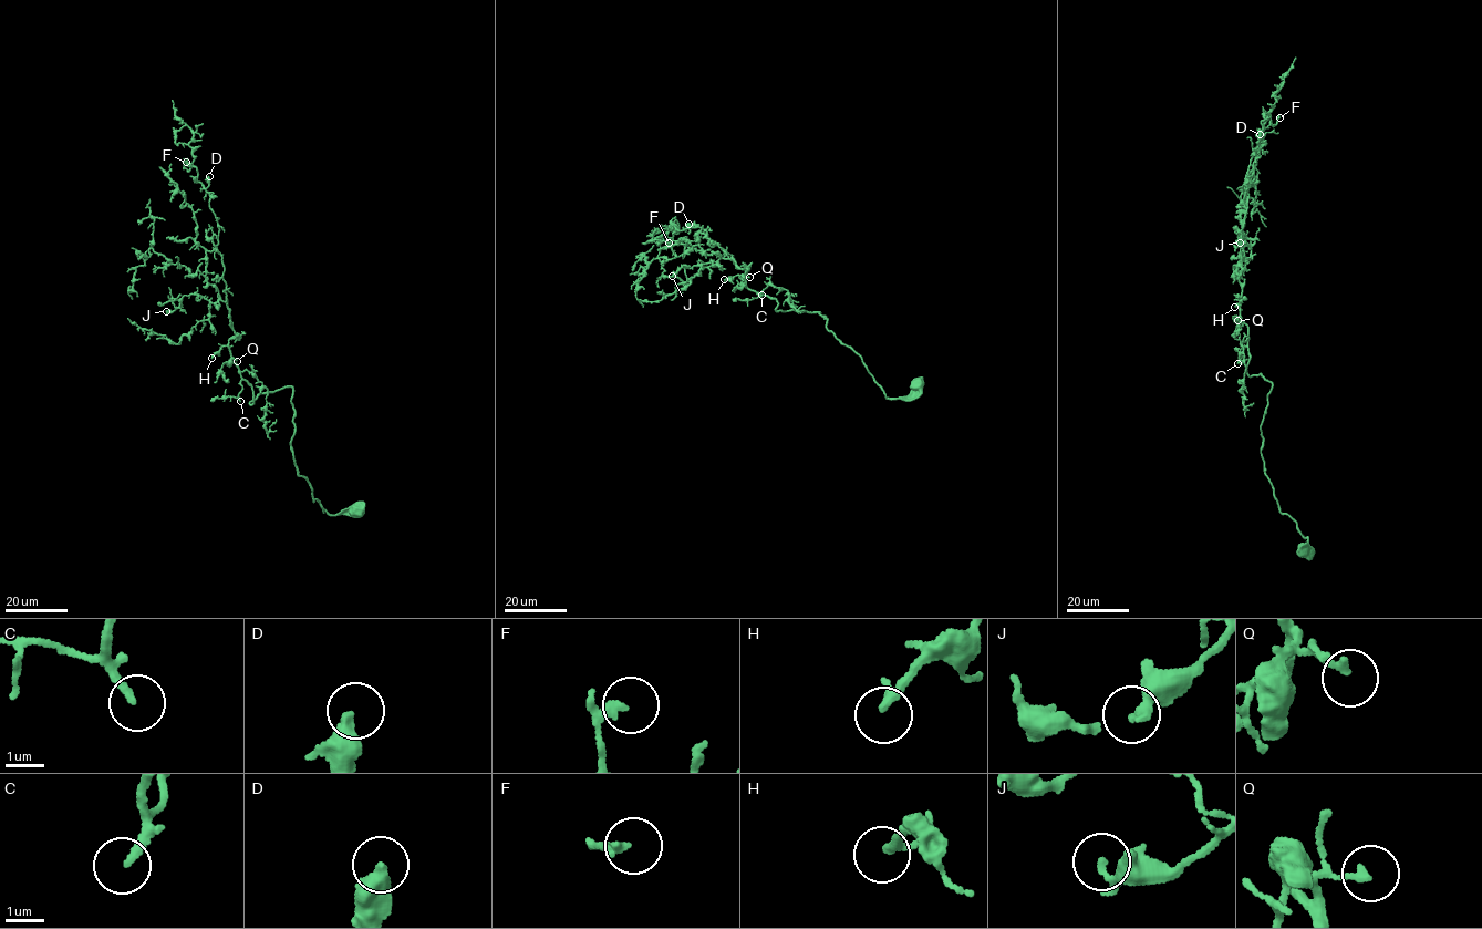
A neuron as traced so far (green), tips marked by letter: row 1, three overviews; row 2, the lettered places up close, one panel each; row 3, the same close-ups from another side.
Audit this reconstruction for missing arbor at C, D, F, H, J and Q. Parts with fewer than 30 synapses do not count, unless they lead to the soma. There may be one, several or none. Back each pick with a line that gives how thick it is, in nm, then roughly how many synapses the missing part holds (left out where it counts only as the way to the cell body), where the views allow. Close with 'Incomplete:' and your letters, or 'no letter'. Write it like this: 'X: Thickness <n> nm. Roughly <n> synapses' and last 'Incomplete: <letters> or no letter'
C: Thickness 150 nm. Roughly 200 synapses
H: Thickness 260 nm. Roughly 40 synapses
Incomplete: C, H

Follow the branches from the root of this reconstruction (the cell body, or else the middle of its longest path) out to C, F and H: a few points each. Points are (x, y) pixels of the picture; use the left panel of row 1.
C: (356, 511), (323, 512), (298, 474), (292, 388), (260, 392), (251, 404), (252, 389), (241, 380), (240, 401)
F: (356, 511), (323, 512), (298, 474), (292, 388), (249, 404), (228, 347), (218, 225), (186, 162)
H: (356, 511), (323, 512), (298, 474), (292, 389), (260, 392), (249, 404), (254, 391), (229, 348), (211, 358)

